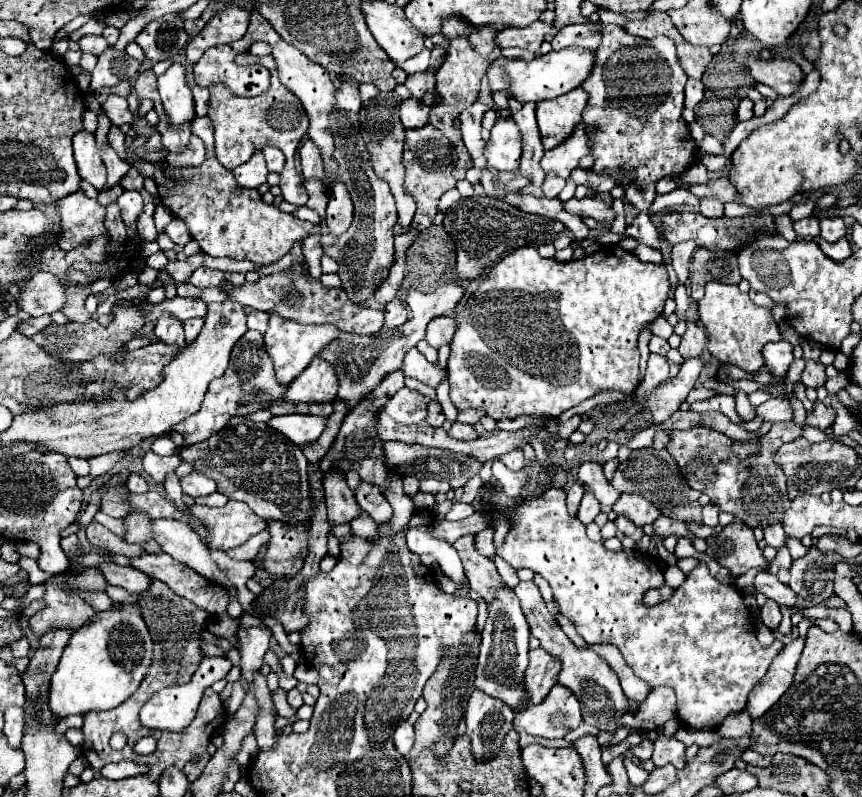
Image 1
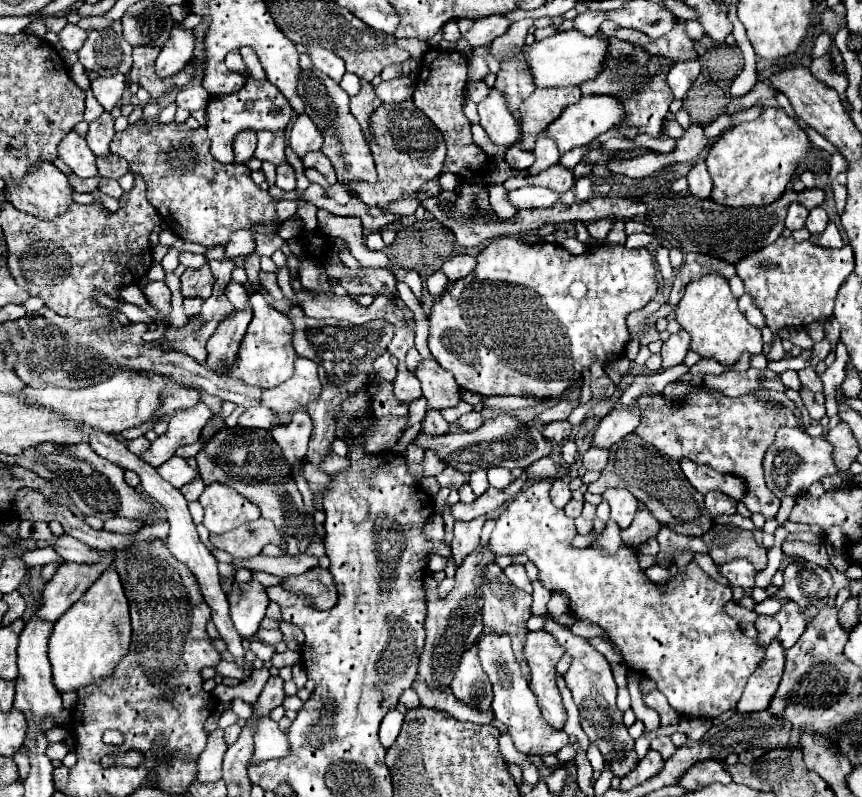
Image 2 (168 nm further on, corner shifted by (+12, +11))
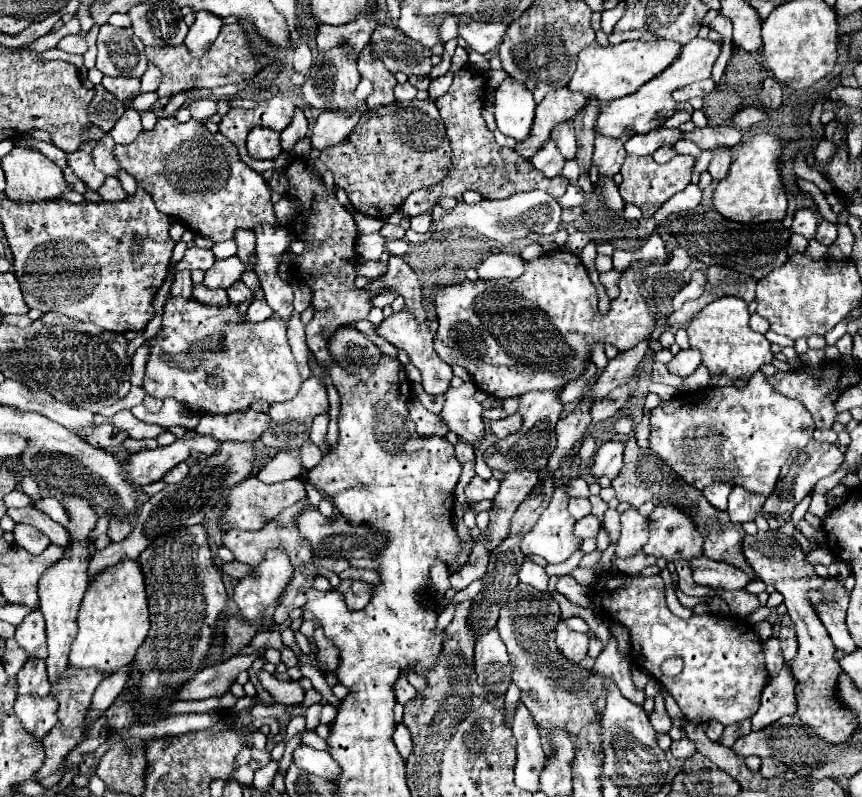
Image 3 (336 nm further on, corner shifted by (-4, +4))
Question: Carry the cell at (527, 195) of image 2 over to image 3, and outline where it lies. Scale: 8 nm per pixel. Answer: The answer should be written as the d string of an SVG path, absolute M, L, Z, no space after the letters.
M528 191L528 193L514 193L502 201L490 201L482 199L480 203L468 205L460 201L452 211L444 213L440 221L434 221L430 227L430 233L444 231L444 229L456 229L456 227L468 227L476 229L478 235L500 241L500 245L508 247L516 239L528 237L528 233L538 233L538 235L550 235L556 233L562 219L560 219L560 205L554 197L550 197L546 191Z

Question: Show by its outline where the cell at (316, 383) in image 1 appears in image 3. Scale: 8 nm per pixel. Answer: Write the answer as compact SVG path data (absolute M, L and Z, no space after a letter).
M310 377L302 383L302 387L294 399L284 401L284 403L270 403L270 409L268 409L270 427L268 427L268 431L264 431L260 441L264 443L264 447L276 449L276 451L298 449L310 437L308 431L312 427L312 419L320 413L326 413L326 409L328 409L326 389L320 385L320 381L316 377Z

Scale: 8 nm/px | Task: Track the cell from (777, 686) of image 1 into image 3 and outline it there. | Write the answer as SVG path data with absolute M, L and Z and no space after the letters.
M784 665L778 677L770 679L770 683L762 691L760 709L752 715L752 731L760 731L772 723L776 723L784 715L794 715L796 711L796 681L790 669Z

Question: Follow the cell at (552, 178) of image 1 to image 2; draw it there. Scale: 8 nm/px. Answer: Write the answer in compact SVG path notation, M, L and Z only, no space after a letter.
M544 132L538 136L538 142L536 142L536 148L532 150L534 156L536 156L536 162L528 168L530 176L538 176L542 172L546 172L550 166L558 164L560 160L560 154L558 154L558 148L556 148L556 142L546 138Z

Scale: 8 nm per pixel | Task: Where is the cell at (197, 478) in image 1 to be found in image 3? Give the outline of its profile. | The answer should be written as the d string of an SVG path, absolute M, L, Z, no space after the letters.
M180 463L178 467L174 467L172 471L168 471L168 473L164 475L164 481L166 481L166 483L180 483L180 481L188 475L188 471L190 471L190 467L188 467L186 463Z

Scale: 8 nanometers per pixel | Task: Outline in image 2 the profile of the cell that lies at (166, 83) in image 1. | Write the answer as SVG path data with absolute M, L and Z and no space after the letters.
M174 26L168 42L164 44L162 52L156 58L156 64L154 64L156 74L162 78L168 78L168 76L174 76L176 72L184 70L184 66L192 58L192 50L194 50L192 32Z

